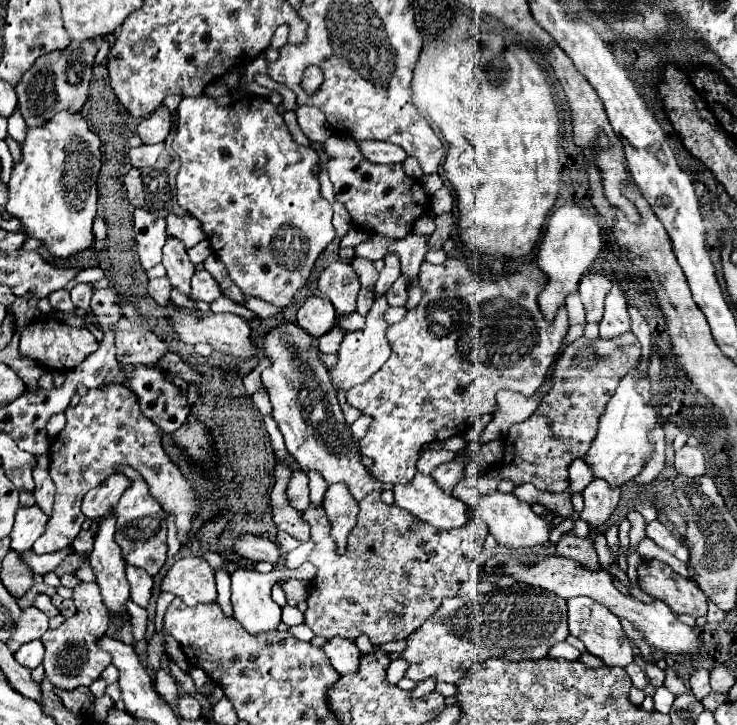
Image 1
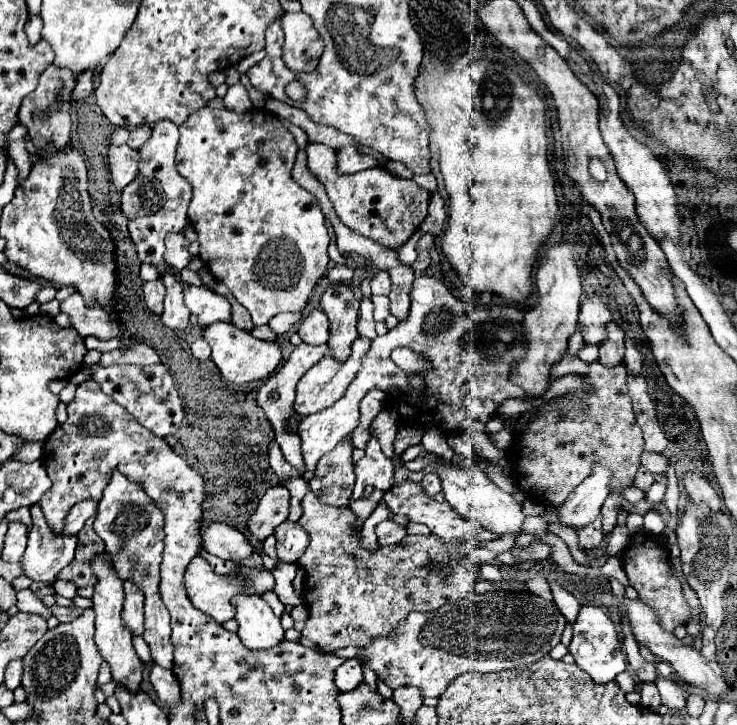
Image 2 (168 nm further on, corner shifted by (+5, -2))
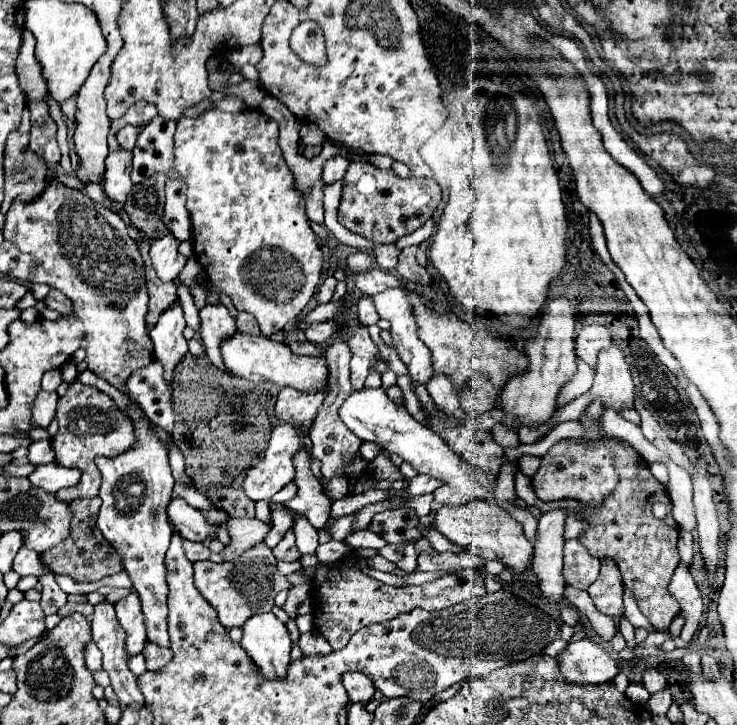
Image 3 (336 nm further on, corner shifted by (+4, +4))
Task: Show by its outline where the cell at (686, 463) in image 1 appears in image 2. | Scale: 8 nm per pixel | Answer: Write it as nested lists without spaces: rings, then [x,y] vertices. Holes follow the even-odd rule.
[[[687,473],[683,477],[683,485],[693,503],[697,503],[697,505],[705,503],[711,511],[721,511],[721,499],[719,499],[717,491],[709,485],[707,479],[703,479],[701,475],[695,475],[695,473]]]

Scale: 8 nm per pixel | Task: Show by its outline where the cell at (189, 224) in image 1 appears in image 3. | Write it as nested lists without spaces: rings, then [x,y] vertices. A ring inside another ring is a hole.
[[[168,233],[160,239],[154,239],[150,247],[152,263],[162,281],[174,281],[182,271],[182,267],[186,265],[186,257],[178,253],[178,245],[180,241],[172,233]]]

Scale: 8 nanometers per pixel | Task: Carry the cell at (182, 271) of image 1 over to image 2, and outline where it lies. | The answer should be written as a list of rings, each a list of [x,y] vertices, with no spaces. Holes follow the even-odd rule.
[[[171,273],[163,275],[163,283],[167,287],[167,295],[165,295],[165,309],[161,313],[161,323],[169,329],[185,329],[191,313],[183,303],[183,287]]]

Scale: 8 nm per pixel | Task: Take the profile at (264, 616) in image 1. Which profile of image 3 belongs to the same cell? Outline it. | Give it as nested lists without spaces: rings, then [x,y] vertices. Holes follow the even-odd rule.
[[[274,613],[252,615],[244,623],[242,649],[268,679],[284,677],[290,663],[290,633]]]

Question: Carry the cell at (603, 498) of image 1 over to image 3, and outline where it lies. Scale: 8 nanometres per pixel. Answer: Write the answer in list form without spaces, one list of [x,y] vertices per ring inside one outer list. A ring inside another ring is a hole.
[[[580,537],[566,539],[564,545],[564,579],[568,585],[588,589],[600,571],[600,561],[588,553]]]

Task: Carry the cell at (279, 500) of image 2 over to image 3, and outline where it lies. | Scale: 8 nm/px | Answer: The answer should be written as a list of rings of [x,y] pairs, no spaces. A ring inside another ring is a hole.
[[[256,517],[252,519],[228,519],[228,535],[230,545],[222,553],[226,561],[234,561],[238,555],[242,555],[252,545],[264,541],[264,537],[270,533],[272,523],[260,521]]]

